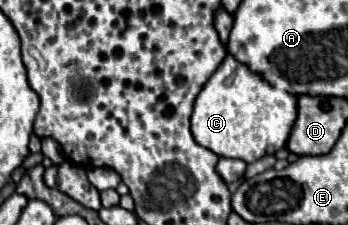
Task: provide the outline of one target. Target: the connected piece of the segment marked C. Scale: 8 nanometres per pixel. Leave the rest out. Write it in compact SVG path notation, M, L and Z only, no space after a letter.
M227 54L219 70L207 80L193 104L191 134L195 142L217 156L255 162L265 154L285 148L287 134L295 124L295 98L285 90L267 86L259 74L251 74L247 66L235 62Z

